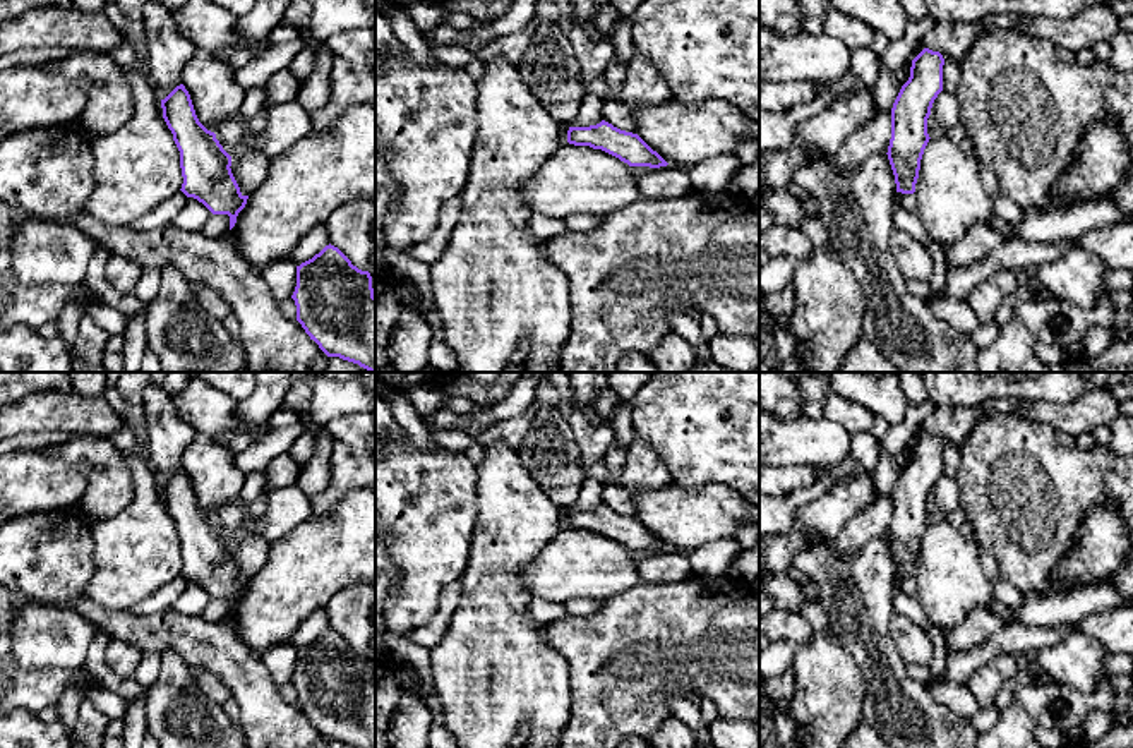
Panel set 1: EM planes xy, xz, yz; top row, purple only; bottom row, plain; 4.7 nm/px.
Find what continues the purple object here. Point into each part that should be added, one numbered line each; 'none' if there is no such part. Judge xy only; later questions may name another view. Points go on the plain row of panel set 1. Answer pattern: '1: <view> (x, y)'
none

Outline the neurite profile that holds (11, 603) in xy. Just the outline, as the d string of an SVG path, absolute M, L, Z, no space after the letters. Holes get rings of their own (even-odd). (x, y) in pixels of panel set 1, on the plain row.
M0 585L0 659L10 657L10 626L19 611L36 602Z

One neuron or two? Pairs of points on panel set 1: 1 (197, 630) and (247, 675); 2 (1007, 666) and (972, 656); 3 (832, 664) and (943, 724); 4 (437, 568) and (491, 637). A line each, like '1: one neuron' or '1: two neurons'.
1: one neuron
2: two neurons
3: two neurons
4: two neurons

